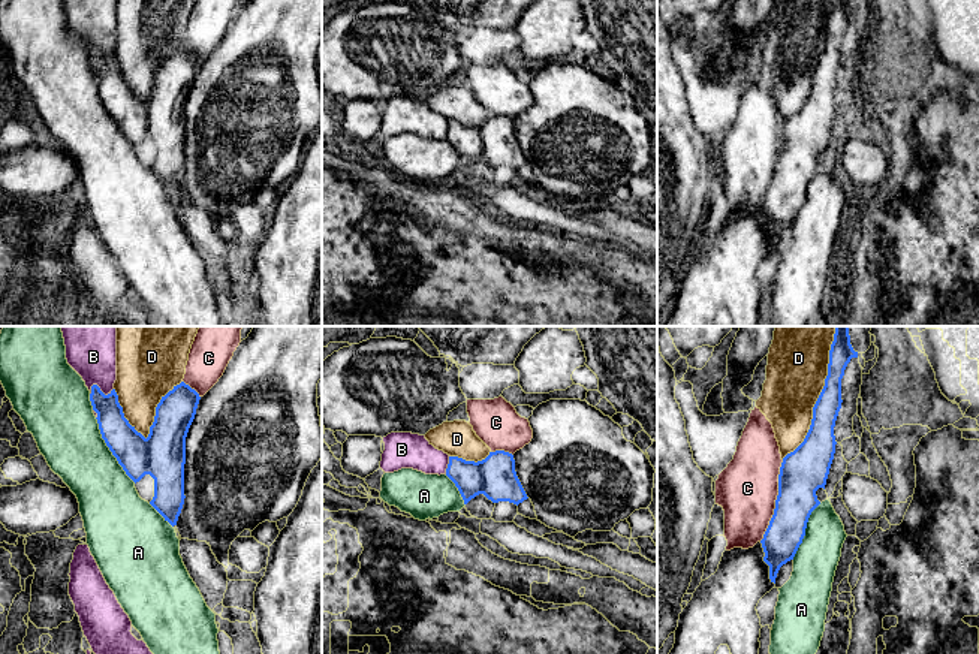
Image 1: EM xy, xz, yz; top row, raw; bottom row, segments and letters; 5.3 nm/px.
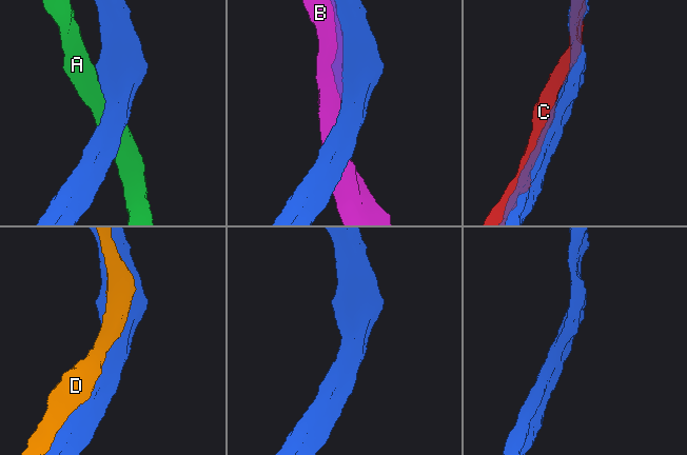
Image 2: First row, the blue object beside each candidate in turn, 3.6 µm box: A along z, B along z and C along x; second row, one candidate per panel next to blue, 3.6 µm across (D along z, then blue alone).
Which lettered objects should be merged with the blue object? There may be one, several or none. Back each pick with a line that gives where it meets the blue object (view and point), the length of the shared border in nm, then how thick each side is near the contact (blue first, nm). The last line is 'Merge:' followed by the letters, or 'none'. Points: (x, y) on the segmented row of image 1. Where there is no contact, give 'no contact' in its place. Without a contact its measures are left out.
D: meets blue in yz at (821, 394); contact 750 nm long; 160 nm thick on the blue side, 320 nm on the other
Merge: D

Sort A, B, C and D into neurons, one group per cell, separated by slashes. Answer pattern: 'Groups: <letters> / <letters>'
Groups: A / B / C / D

